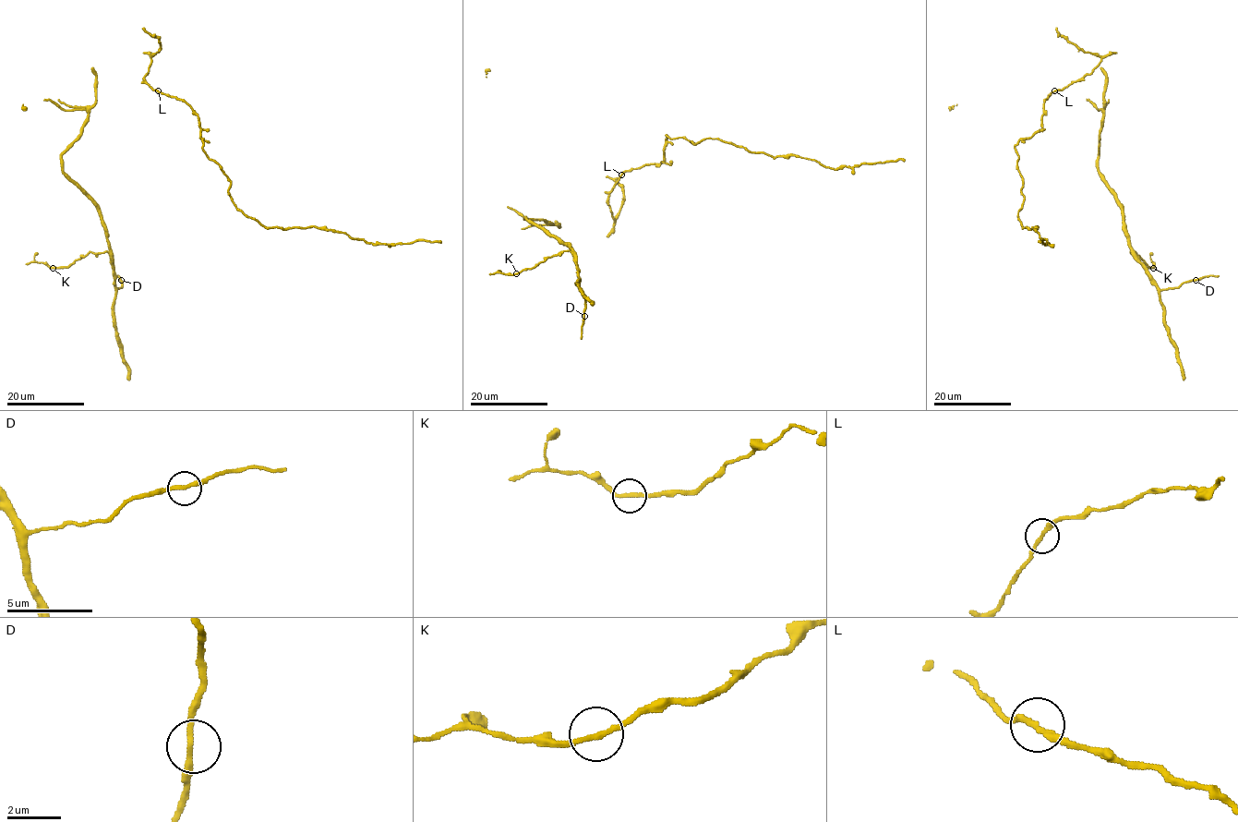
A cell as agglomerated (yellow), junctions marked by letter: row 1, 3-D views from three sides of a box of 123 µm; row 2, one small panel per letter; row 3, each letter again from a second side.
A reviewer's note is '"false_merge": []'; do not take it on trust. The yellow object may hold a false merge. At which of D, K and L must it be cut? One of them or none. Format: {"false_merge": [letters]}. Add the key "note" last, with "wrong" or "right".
{"false_merge": [], "note": "right"}

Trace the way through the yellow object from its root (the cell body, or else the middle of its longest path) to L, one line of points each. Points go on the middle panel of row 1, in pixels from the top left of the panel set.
L: (614, 186), (621, 175)

